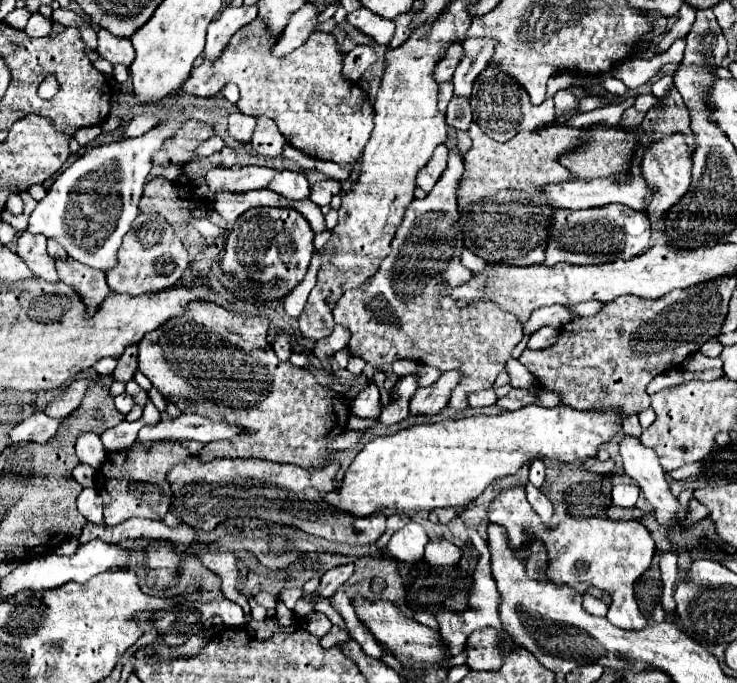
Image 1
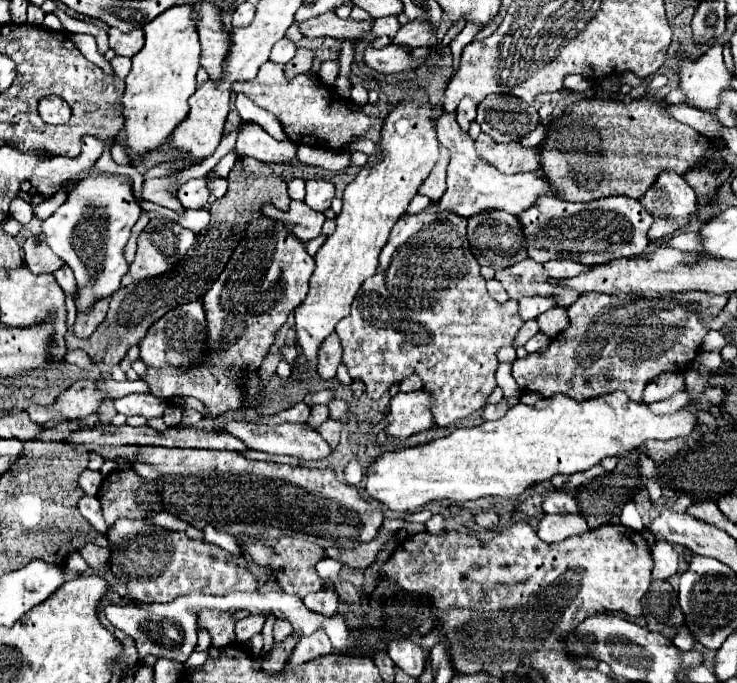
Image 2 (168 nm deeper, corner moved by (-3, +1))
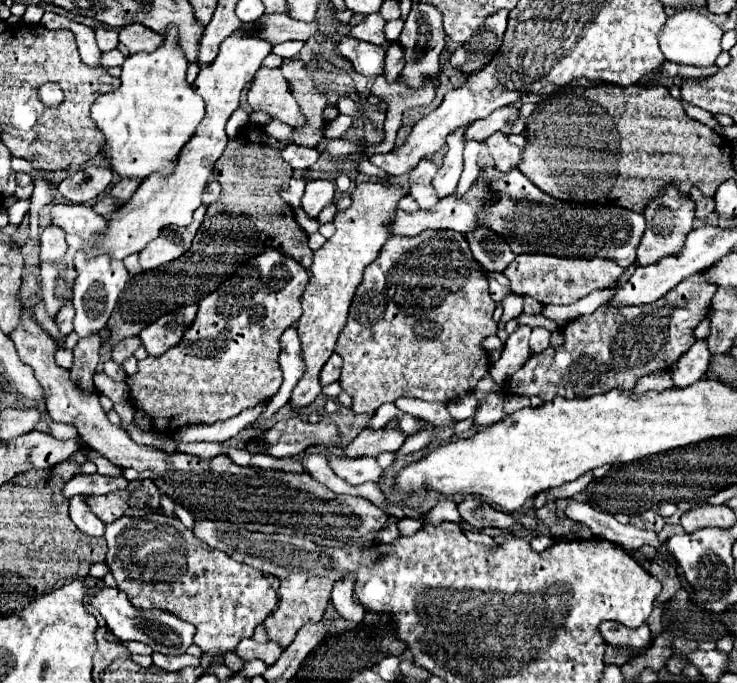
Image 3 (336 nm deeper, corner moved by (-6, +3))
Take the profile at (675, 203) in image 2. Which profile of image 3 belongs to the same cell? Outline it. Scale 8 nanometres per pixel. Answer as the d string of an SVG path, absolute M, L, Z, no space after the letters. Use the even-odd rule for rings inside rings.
M667 184L667 188L663 192L659 192L659 196L655 196L653 202L647 204L647 208L643 210L643 216L647 220L647 228L645 228L645 234L637 248L639 266L653 264L663 256L679 254L679 250L683 248L683 242L685 242L685 236L693 230L695 202L689 196L681 196L681 192L675 190L675 184Z

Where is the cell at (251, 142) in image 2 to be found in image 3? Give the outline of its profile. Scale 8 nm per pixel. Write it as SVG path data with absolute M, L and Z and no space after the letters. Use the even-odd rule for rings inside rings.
M287 144L281 150L281 158L291 164L293 168L309 168L311 164L317 162L319 152L315 148L307 148L307 146L299 146L299 144Z

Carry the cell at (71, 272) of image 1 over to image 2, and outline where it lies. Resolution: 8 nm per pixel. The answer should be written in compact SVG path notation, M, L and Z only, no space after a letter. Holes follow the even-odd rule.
M104 298L104 302L96 302L96 306L92 308L92 314L78 314L74 324L74 334L78 338L90 338L94 330L104 322L108 312L108 300L110 298Z

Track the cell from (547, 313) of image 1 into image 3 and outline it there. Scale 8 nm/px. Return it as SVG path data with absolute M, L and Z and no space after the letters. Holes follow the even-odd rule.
M519 326L513 334L509 334L505 342L505 350L501 352L501 358L491 364L491 378L497 386L503 386L529 358L529 326Z

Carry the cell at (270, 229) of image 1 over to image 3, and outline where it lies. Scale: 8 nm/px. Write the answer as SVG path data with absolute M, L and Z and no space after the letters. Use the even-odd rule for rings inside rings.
M267 248L263 254L257 254L249 262L241 264L233 276L229 276L215 292L199 302L195 322L175 348L159 358L147 356L139 362L139 372L127 378L133 406L137 410L145 410L153 418L155 430L171 434L183 424L213 424L219 420L229 420L261 400L271 398L283 382L277 362L281 350L279 338L293 322L299 320L299 298L307 282L309 272L297 264L297 260L283 256L275 248Z

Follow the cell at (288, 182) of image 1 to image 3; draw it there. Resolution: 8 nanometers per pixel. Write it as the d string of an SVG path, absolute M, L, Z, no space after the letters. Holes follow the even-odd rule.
M291 178L285 188L281 190L281 198L293 206L293 208L299 208L301 206L301 196L305 192L305 180L297 180L297 178Z

